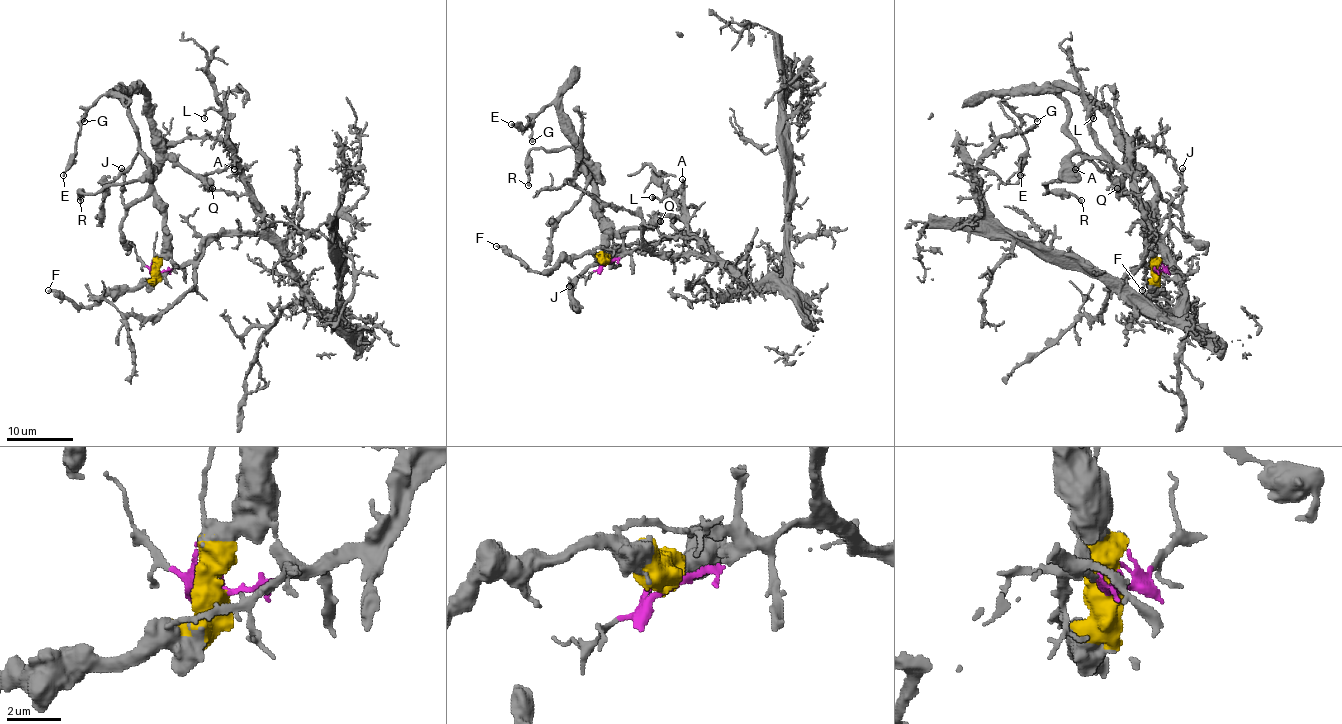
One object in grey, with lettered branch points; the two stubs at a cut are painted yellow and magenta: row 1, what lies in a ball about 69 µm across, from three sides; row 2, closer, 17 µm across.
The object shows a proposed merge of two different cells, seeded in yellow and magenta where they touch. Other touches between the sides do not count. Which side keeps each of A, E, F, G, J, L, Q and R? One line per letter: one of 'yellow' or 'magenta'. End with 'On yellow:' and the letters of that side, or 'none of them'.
A: magenta
E: yellow
F: yellow
G: yellow
J: yellow
L: magenta
Q: yellow
R: yellow
On yellow: E, F, G, J, Q, R

